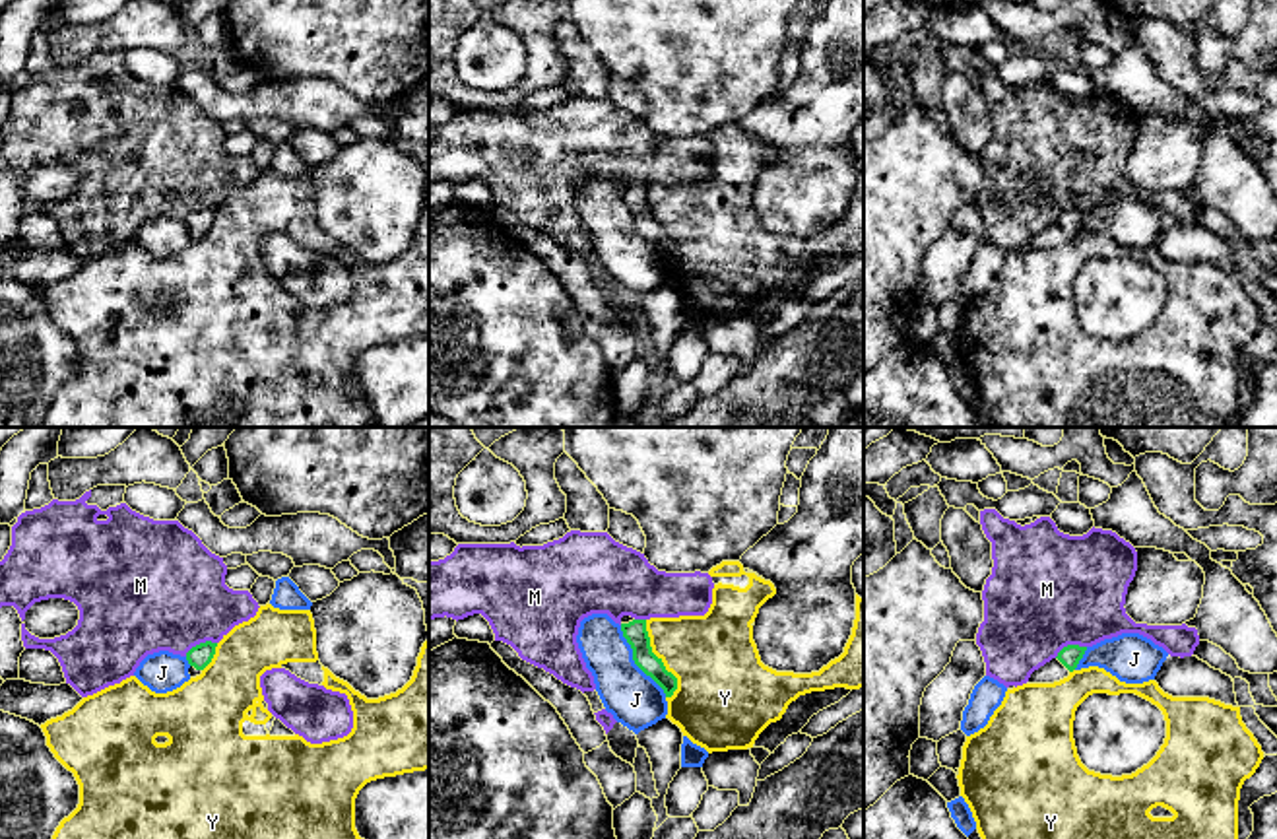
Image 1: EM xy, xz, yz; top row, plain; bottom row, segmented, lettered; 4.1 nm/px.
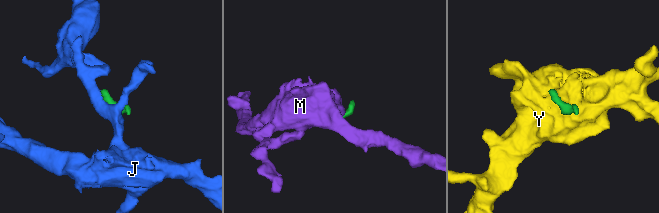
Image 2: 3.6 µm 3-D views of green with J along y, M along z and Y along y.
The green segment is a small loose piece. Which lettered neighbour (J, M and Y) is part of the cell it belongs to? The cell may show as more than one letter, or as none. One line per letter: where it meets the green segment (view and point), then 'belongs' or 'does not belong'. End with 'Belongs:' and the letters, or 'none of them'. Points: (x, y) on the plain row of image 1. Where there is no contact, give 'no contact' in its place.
J: xz (633, 224) | does not belong
M: xy (200, 208) | does not belong
Y: xz (658, 224) | does not belong
Belongs: none of them

